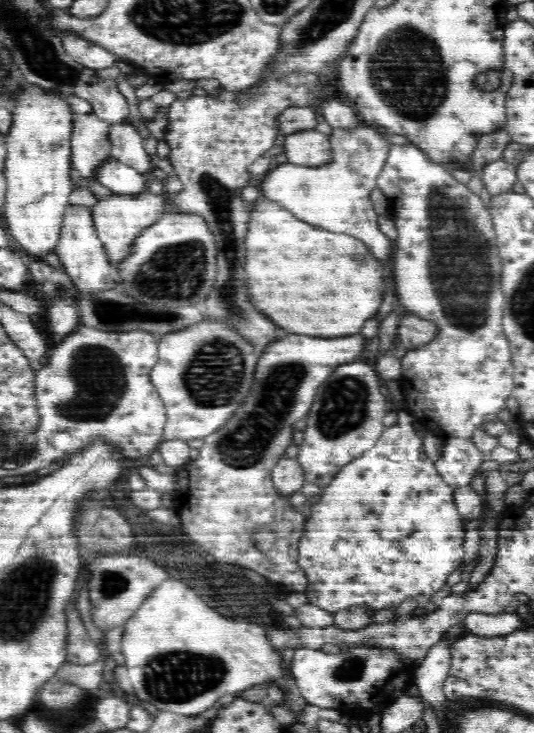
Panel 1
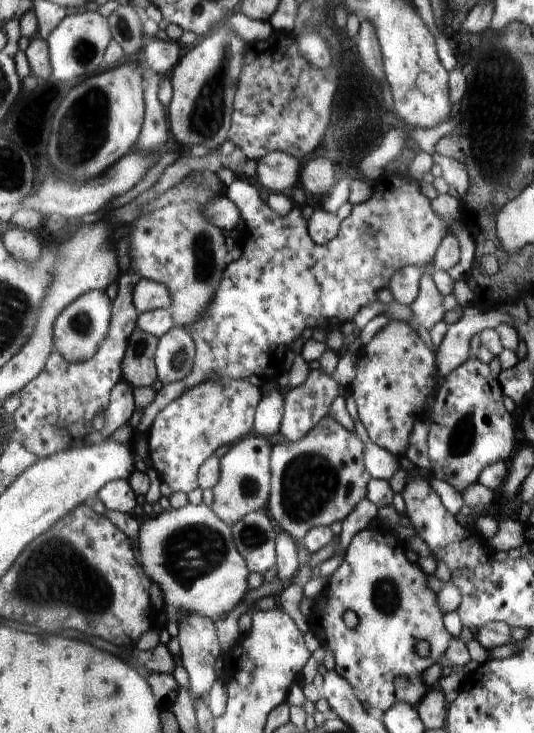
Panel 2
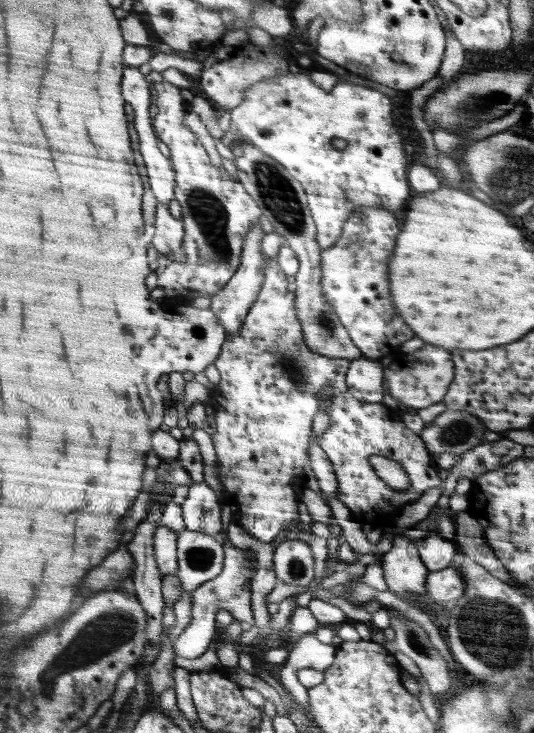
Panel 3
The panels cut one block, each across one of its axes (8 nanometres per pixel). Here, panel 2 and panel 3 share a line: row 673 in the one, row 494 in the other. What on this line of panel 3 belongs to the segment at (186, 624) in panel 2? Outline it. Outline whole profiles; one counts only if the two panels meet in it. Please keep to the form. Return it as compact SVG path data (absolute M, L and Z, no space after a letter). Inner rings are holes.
M205 482L189 484L189 494L181 504L183 518L187 522L187 530L205 532L217 536L223 530L229 510L219 504L217 494Z

